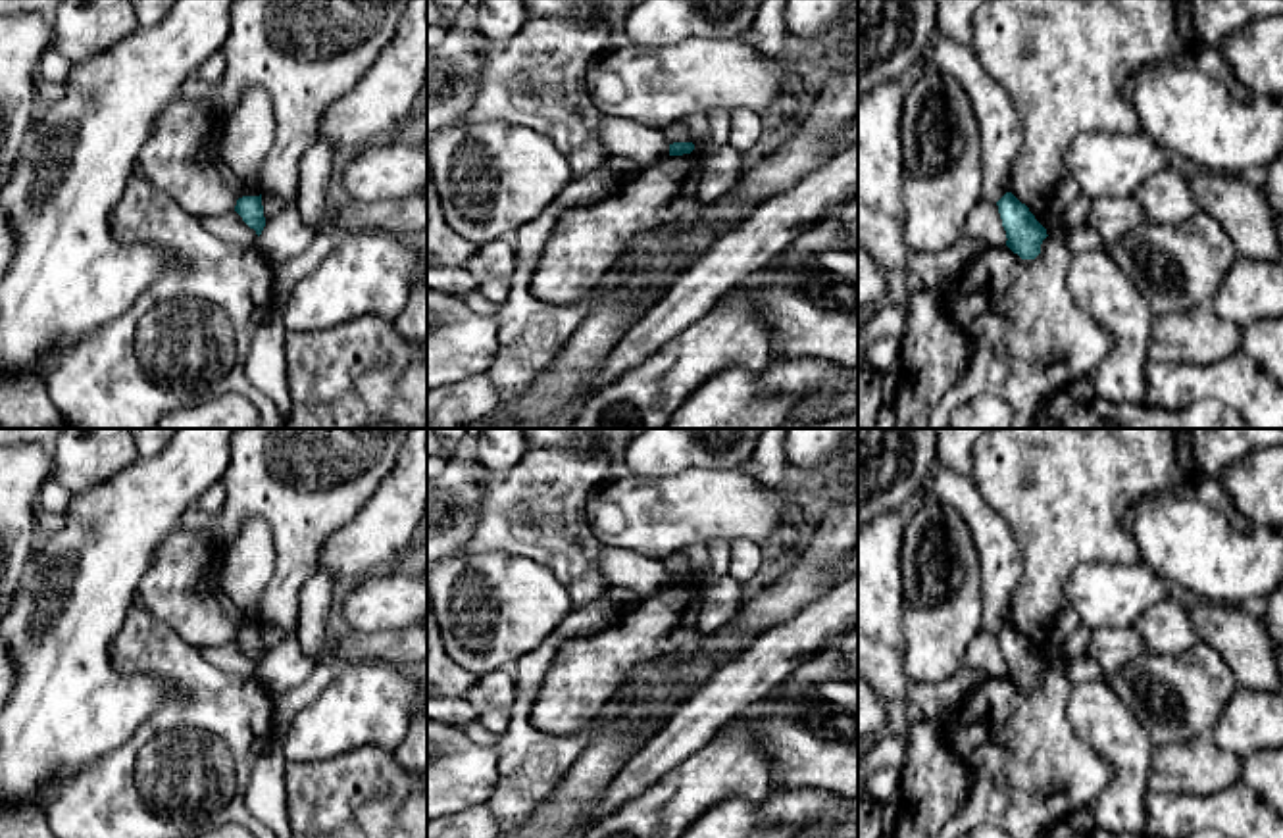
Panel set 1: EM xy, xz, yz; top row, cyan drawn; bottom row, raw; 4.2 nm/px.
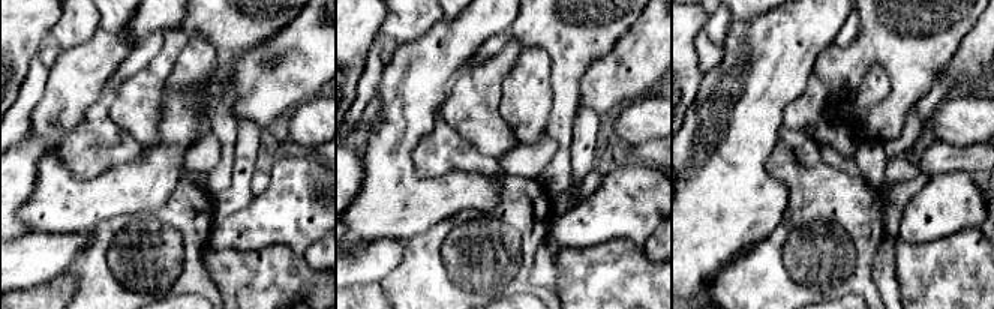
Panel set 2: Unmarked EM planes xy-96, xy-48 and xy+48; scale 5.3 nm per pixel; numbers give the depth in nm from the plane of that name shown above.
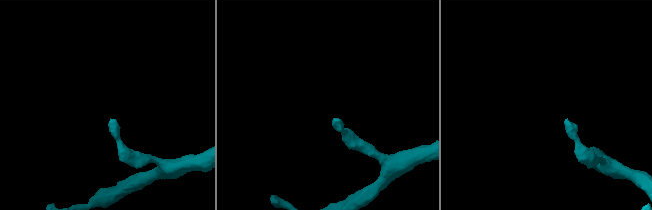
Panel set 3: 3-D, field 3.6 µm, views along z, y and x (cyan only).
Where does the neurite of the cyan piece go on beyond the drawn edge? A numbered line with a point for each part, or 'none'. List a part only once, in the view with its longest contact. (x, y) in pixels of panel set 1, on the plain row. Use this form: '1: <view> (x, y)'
none

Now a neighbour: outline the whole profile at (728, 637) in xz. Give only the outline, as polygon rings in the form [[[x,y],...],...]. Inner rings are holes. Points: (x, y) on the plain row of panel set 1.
[[[733,619],[719,628],[704,630],[704,636],[698,644],[700,657],[681,675],[681,696],[666,703],[646,705],[641,715],[633,719],[633,730],[642,738],[650,738],[664,725],[664,721],[716,673],[712,655],[721,650],[733,650],[735,646],[742,646],[746,642],[752,642],[752,638],[744,630],[739,630]]]

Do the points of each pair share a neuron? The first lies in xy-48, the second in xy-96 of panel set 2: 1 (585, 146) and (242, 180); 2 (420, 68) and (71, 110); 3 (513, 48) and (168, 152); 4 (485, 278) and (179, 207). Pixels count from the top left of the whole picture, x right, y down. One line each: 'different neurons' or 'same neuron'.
1: same neuron
2: same neuron
3: different neurons
4: same neuron

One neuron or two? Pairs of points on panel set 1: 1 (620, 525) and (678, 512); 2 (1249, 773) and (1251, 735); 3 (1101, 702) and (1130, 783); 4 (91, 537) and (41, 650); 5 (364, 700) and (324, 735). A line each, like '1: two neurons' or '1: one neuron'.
1: one neuron
2: two neurons
3: one neuron
4: one neuron
5: one neuron

